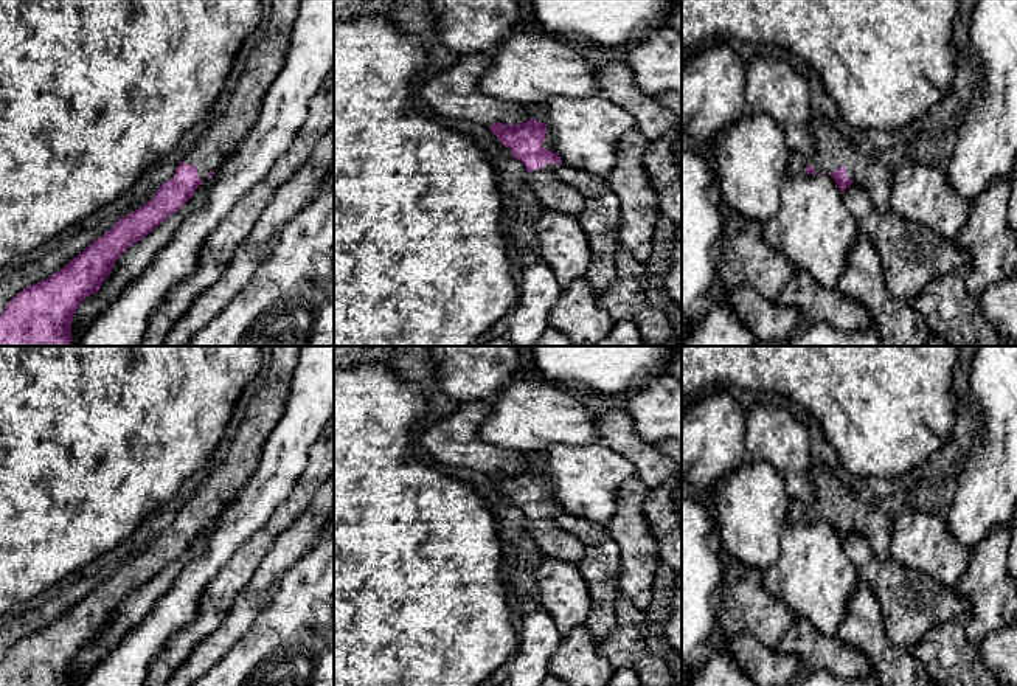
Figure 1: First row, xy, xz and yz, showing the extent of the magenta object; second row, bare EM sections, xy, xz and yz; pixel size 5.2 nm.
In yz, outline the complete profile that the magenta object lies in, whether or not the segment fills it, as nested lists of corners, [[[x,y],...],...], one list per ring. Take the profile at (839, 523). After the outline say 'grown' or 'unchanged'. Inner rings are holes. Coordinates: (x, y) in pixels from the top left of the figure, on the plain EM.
[[[812,466],[812,494],[804,506],[807,521],[826,521],[842,540],[851,532],[862,535],[880,560],[890,557],[891,523],[871,503],[846,487],[828,467]]]; grown

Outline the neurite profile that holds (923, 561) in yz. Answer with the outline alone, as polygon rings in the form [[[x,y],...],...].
[[[904,509],[891,523],[890,559],[955,587],[969,566],[969,551],[952,537],[938,512]]]

